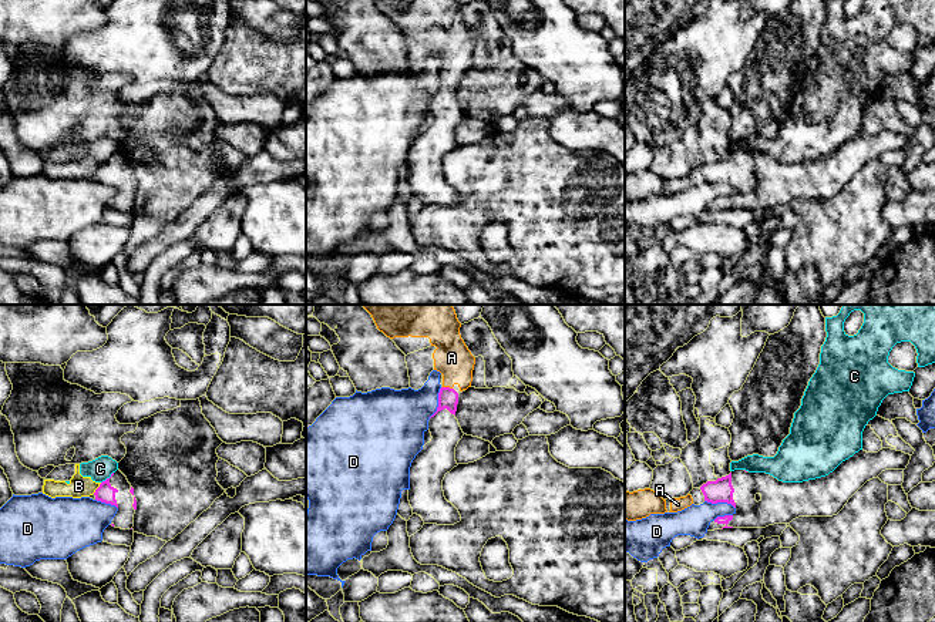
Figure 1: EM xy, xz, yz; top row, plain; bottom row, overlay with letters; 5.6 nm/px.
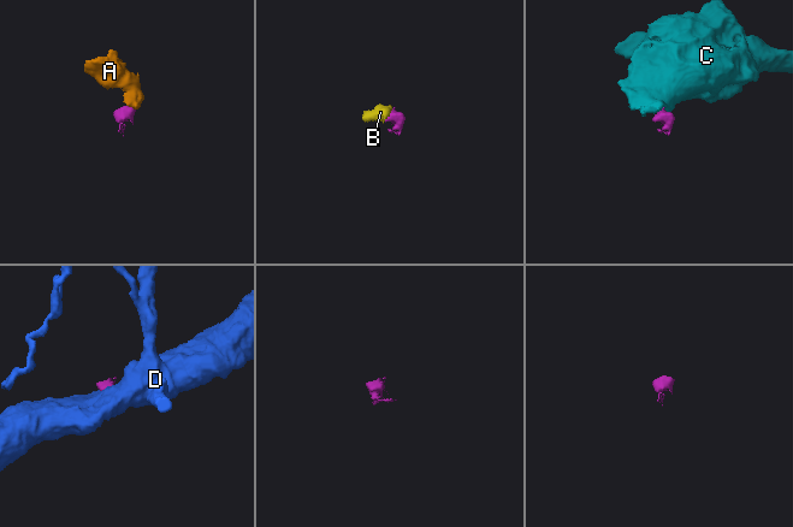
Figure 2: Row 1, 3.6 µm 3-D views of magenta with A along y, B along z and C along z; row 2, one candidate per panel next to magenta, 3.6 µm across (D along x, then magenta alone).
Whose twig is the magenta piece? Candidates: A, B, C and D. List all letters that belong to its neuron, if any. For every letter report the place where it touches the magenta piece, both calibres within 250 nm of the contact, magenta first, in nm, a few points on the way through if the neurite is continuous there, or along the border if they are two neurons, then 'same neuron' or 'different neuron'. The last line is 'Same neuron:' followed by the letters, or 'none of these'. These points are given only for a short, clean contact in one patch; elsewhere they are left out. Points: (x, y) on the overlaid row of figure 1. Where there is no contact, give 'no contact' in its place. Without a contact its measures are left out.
A: meets magenta in xz at (447, 387); 110 nm thick on the magenta side, 200 nm on the other; runs through xz (447, 397), (447, 387), (451, 376), (451, 357); same neuron
B: meets magenta in xy at (97, 488); 100 nm thick on the magenta side, 120 nm on the other; border along xy (101, 483), (93, 493); different neuron
C: meets magenta in xy at (107, 478); 100 nm thick on the magenta side, 130 nm on the other; border along xy (113, 471), (101, 483); different neuron
D: meets magenta in xz at (439, 403); 110 nm thick on the magenta side, 340 nm on the other; border along xz (441, 387), (437, 396), (437, 409), (429, 417); different neuron
Same neuron: A

